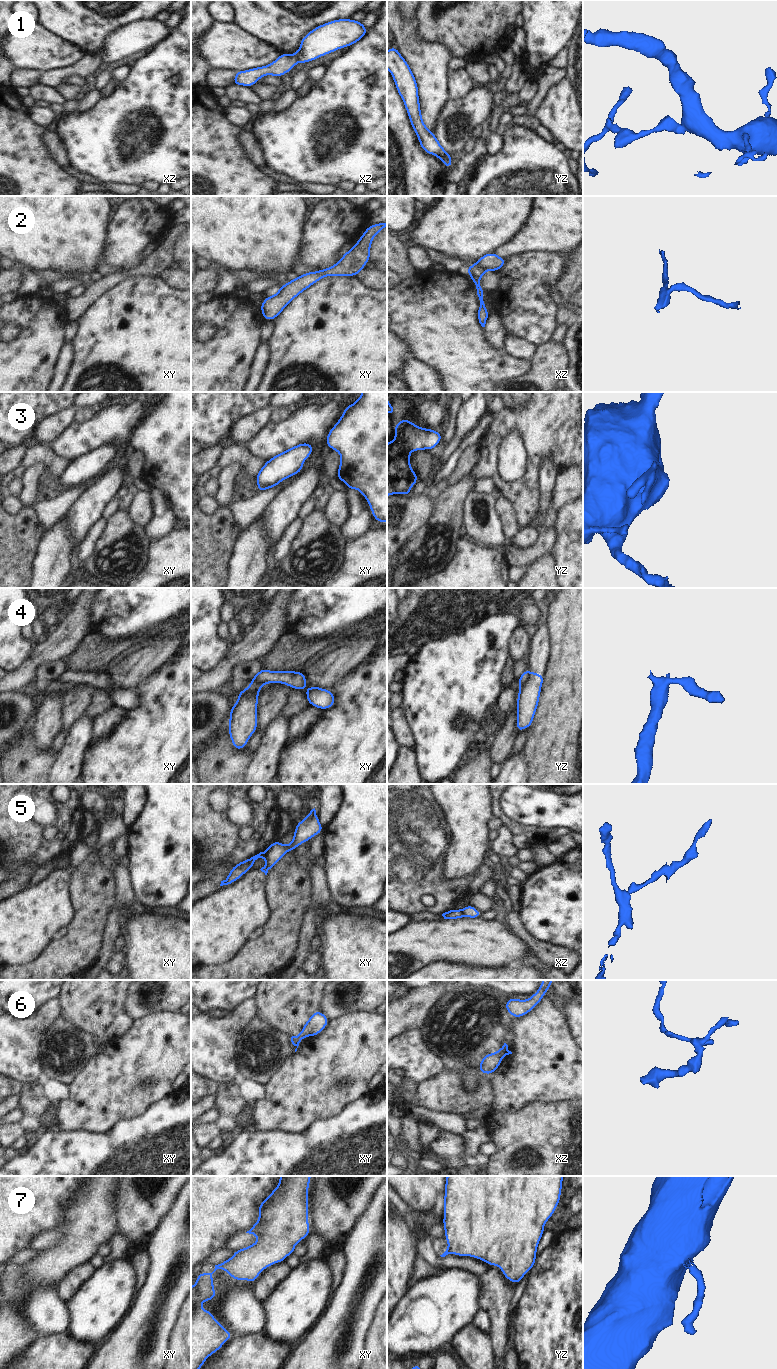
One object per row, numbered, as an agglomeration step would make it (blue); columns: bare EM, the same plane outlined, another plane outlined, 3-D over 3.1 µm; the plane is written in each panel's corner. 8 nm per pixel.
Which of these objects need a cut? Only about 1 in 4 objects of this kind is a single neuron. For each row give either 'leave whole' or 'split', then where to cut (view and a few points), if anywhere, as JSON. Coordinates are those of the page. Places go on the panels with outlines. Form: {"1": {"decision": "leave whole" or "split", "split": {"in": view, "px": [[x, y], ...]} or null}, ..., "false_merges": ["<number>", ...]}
{"1": {"decision": "split", "split": {"in": "yz", "px": [[447, 153], [442, 160]]}}, "2": {"decision": "split", "split": {"in": "xz", "px": [[476, 263], [483, 270]]}}, "3": {"decision": "leave whole", "split": null}, "4": {"decision": "split", "split": {"in": "yz", "px": [[530, 672], [527, 680], [519, 685]]}}, "5": {"decision": "split", "split": {"in": "xz", "px": [[460, 910], [462, 916]]}}, "6": {"decision": "split", "split": {"in": "xz", "px": [[497, 1052], [501, 1058]]}}, "7": {"decision": "split", "split": {"in": "xy", "px": [[293, 1246], [291, 1252]]}}, "false_merges": ["1", "2", "4", "5", "6", "7"]}

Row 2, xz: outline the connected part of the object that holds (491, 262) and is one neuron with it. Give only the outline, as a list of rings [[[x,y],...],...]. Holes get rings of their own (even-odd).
[[[487,253],[476,261],[483,270],[498,271],[506,263],[506,259],[498,257],[496,253]]]

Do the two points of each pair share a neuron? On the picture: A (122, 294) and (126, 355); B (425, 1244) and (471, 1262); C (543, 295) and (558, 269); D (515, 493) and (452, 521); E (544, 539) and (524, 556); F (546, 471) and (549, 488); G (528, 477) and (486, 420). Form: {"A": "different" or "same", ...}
{"A": "same", "B": "same", "C": "same", "D": "different", "E": "same", "F": "same", "G": "different"}

